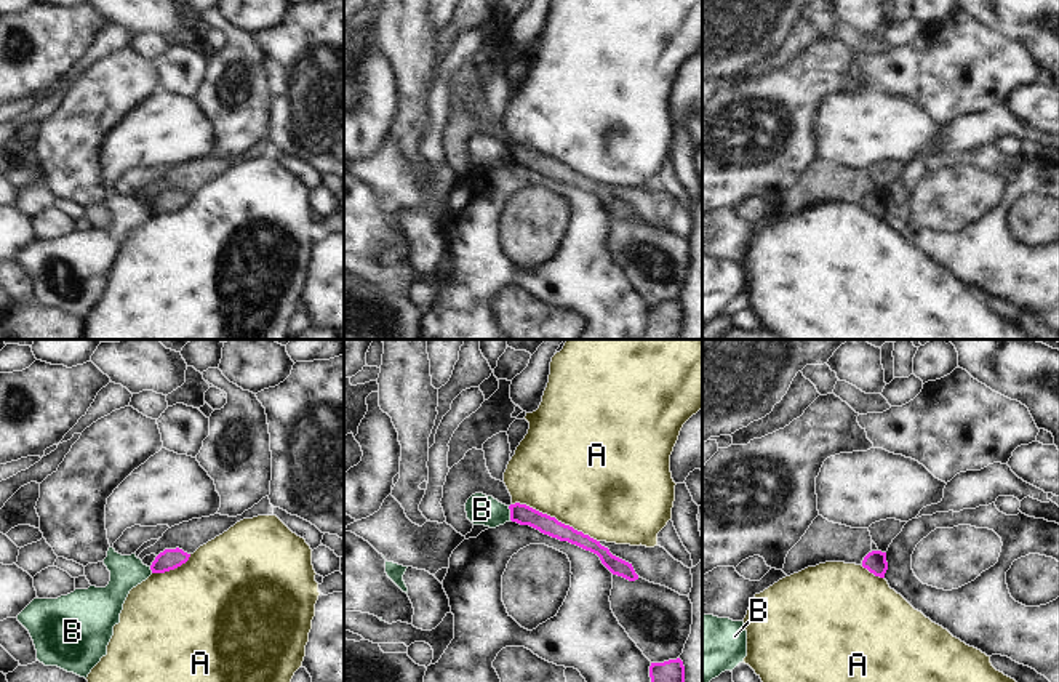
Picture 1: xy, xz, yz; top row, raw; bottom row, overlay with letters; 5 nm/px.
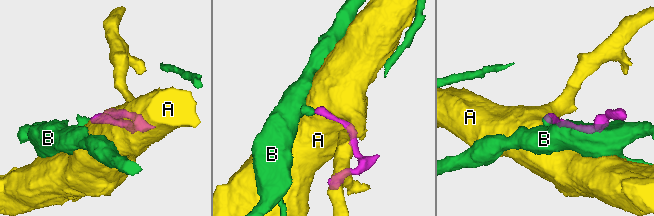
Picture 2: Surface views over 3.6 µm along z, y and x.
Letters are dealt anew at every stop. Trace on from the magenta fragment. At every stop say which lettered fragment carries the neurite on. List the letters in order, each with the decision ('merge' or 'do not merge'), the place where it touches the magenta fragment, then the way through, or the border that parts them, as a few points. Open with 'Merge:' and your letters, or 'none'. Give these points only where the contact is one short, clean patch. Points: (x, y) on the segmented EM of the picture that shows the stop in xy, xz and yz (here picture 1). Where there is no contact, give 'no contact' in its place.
Merge: none
A: do not merge; meets magenta in xz at (554, 517)
B: do not merge; meets magenta in xz at (511, 513); border along xz (507, 506), (511, 519)

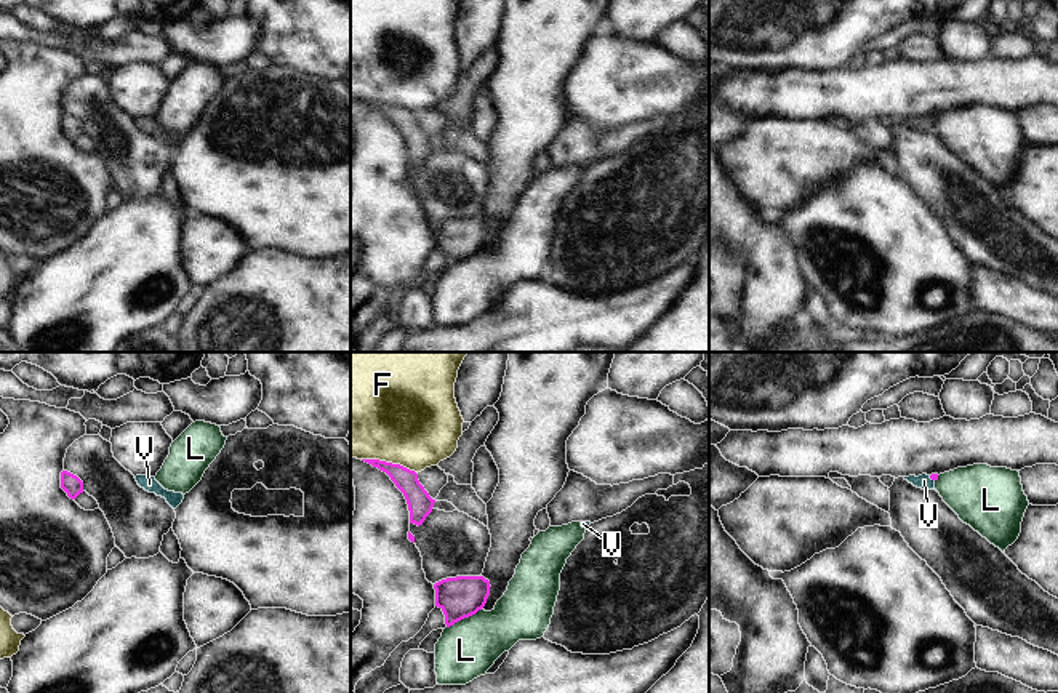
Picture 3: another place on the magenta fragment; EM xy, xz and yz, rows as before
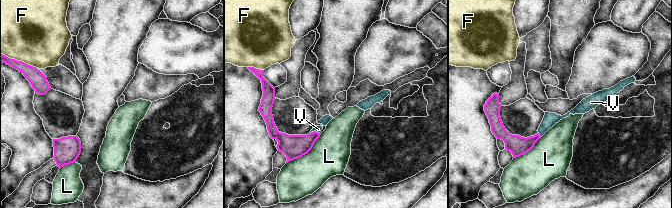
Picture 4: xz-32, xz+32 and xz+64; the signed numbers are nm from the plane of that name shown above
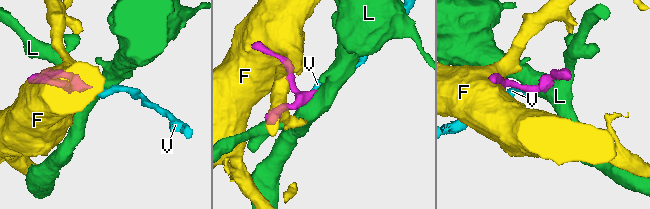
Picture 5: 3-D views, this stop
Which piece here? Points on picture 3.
Merge: V
F: do not merge; meets magenta in xz at (389, 463)
L: do not merge; meets magenta in xz at (463, 618); border along xz (480, 608), (447, 628)
V: merge; meets magenta in yz at (932, 479); runs through yz (933, 476), (932, 479), (924, 480)

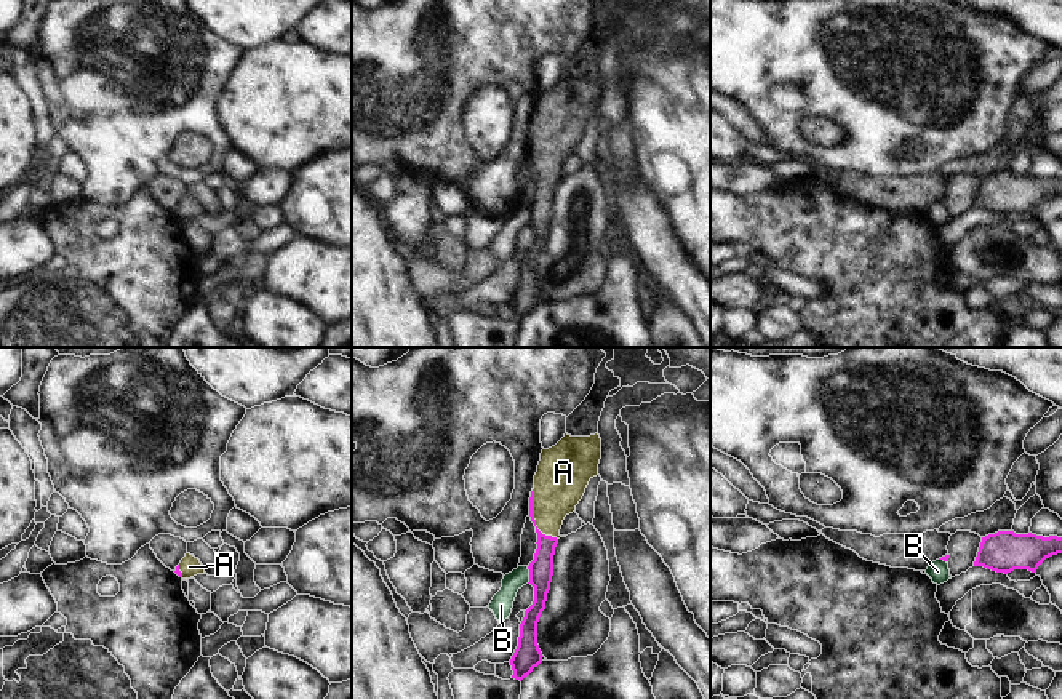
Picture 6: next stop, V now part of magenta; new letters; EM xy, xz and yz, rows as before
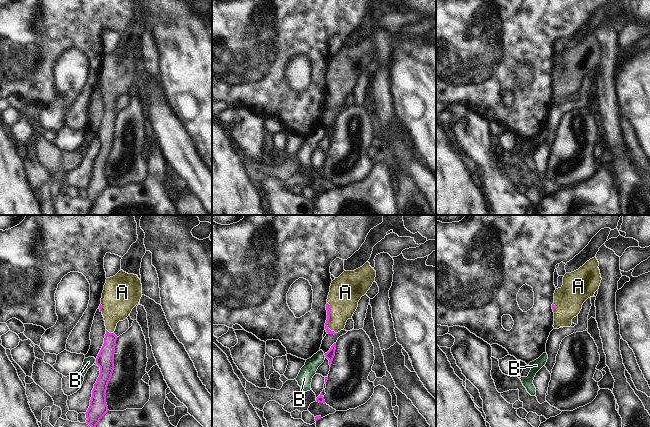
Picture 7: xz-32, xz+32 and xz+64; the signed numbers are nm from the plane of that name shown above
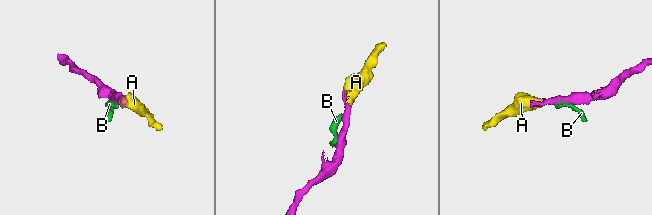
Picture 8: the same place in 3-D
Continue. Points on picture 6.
Merge: A
A: merge; meets magenta in xz at (533, 519); runs through xz (541, 567), (542, 533), (533, 519), (552, 499), (560, 482)
B: do not merge; meets magenta in xz at (530, 575); border along xz (527, 567), (528, 583)

